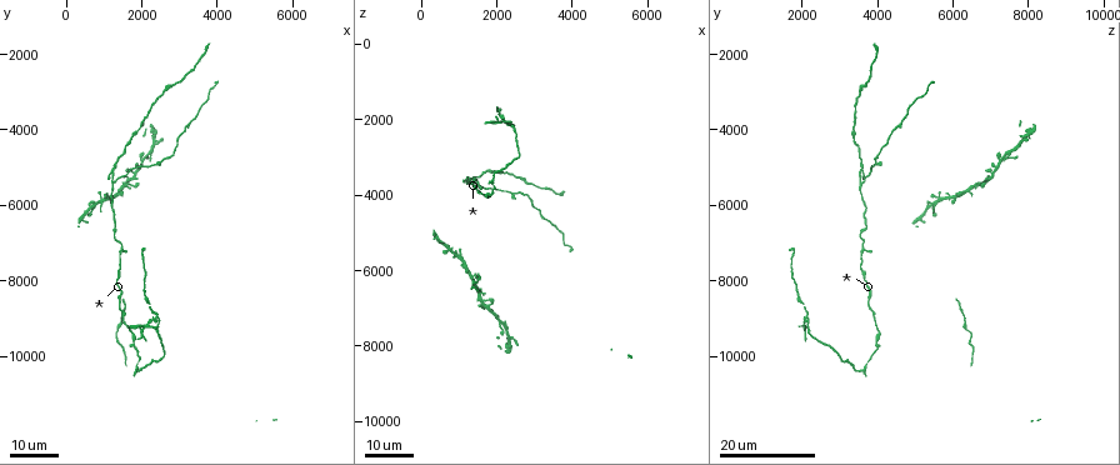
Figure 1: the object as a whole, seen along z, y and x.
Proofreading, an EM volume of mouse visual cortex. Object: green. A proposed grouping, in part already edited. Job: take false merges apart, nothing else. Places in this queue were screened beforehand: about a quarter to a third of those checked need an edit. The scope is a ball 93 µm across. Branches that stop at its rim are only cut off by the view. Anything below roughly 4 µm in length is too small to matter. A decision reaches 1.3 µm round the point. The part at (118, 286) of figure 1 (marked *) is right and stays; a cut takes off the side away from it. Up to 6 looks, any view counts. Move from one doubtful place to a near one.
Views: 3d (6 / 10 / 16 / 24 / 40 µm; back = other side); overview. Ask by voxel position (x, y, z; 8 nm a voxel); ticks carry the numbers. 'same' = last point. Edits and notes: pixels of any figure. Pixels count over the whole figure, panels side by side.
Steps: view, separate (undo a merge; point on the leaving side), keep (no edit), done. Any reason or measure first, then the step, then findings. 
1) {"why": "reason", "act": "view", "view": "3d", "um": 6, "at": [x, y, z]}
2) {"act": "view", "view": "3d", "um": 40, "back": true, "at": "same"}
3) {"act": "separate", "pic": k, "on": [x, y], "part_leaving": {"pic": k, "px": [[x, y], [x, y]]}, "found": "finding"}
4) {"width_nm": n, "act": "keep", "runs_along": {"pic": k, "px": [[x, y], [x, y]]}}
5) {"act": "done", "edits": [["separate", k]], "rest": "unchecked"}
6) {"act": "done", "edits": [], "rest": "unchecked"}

{"why": "calibre changes", "act": "view", "view": "3d", "um": 24, "at": [1300, 6850, 3600]}

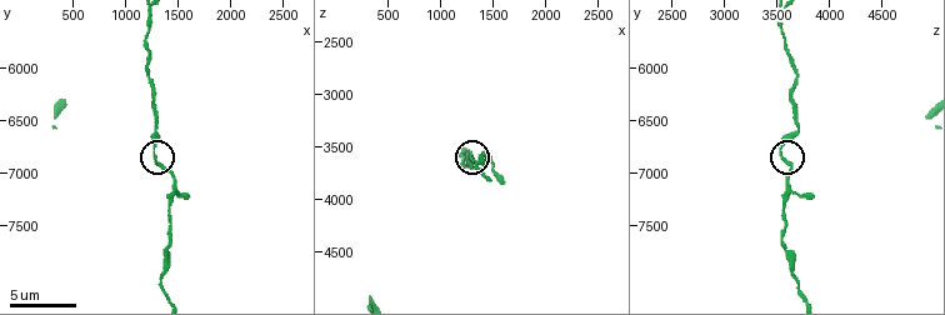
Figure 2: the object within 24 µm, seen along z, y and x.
{"act": "view", "view": "3d", "um": 10, "at": [1280, 6760, 3540]}

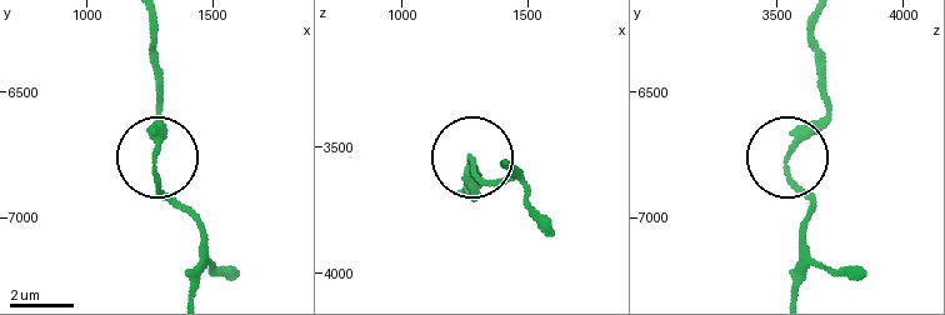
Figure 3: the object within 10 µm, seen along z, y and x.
{"act": "keep", "runs_along": {"pic": 3, "px": [[193, 289], [200, 233], [168, 200], [151, 168], [160, 90]]}, "found": "one cell here"}

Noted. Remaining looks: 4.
{"why": "branch point", "act": "view", "view": "3d", "um": 24, "at": [2300, 9000, 2150]}

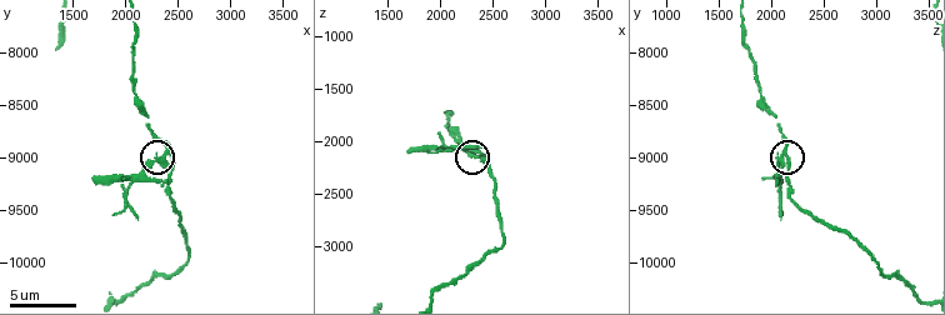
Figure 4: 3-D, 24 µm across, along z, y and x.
{"act": "view", "view": "3d", "um": 6, "at": [2320, 9040, 2080]}

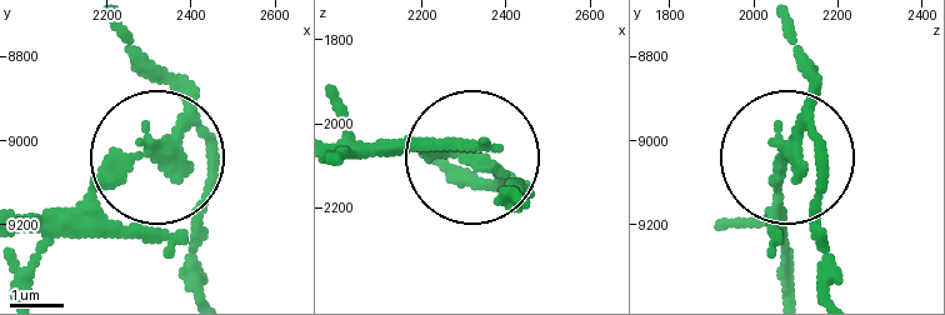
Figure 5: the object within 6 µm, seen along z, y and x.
{"arms": 3, "act": "separate", "pic": 5, "on": [105, 155], "part_leaving": {"pic": 5, "px": [[178, 131], [61, 208], [21, 213]]}, "found": "a second cell is stuck on"}

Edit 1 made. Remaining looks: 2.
{"act": "done", "edits": [["separate", 5]], "rest": "unchecked"}

